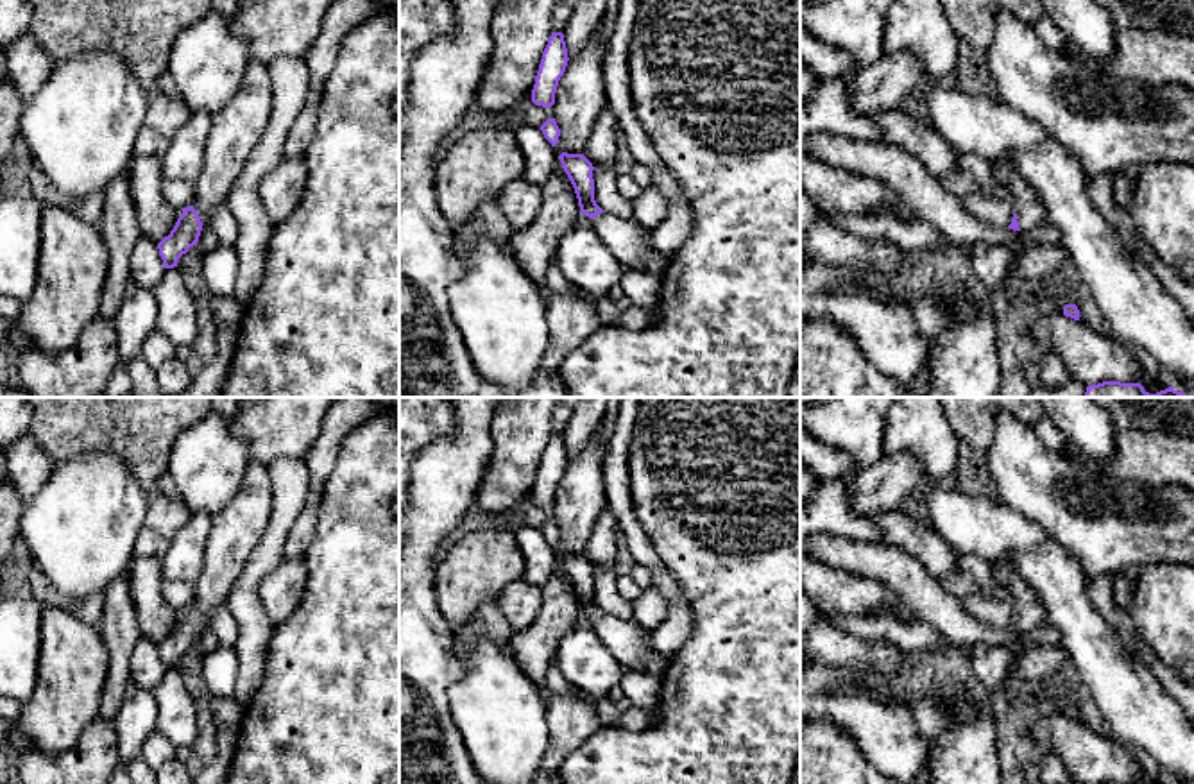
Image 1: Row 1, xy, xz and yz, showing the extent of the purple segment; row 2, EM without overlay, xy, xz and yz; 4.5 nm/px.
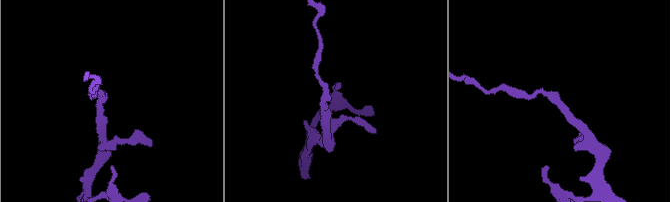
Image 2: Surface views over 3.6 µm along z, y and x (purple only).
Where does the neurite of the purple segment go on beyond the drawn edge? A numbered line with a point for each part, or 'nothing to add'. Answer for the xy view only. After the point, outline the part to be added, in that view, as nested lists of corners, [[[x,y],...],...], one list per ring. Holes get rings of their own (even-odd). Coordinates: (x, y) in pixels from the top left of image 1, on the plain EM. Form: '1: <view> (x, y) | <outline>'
1: xy (237, 528) | [[[251,460],[238,492],[211,519],[204,567],[195,584],[192,605],[202,628],[208,628],[209,616],[217,607],[227,607],[251,555],[267,532],[272,508],[269,471]]]

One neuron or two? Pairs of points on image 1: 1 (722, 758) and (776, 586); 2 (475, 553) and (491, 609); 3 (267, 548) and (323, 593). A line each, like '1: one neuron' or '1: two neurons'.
1: one neuron
2: two neurons
3: two neurons

